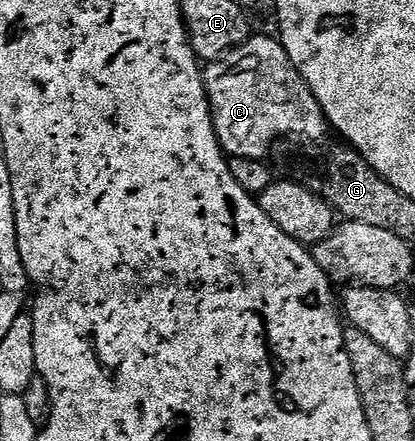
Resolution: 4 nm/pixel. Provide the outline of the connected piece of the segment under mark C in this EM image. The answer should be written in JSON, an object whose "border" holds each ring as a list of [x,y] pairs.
{"border":[[[251,36],[246,39],[246,43],[242,46],[237,46],[235,50],[230,50],[227,54],[223,54],[217,62],[209,63],[204,70],[204,85],[206,88],[206,99],[210,102],[210,112],[214,116],[214,131],[218,137],[218,142],[222,146],[222,153],[230,158],[256,158],[261,159],[263,157],[262,150],[266,150],[273,144],[277,138],[286,138],[289,134],[295,134],[298,138],[310,138],[306,140],[322,140],[328,131],[328,123],[326,120],[326,113],[320,108],[320,104],[316,100],[314,94],[308,88],[306,81],[298,74],[298,70],[290,62],[286,49],[282,47],[281,41],[277,37],[271,36],[271,38],[257,38],[257,36]]]}

